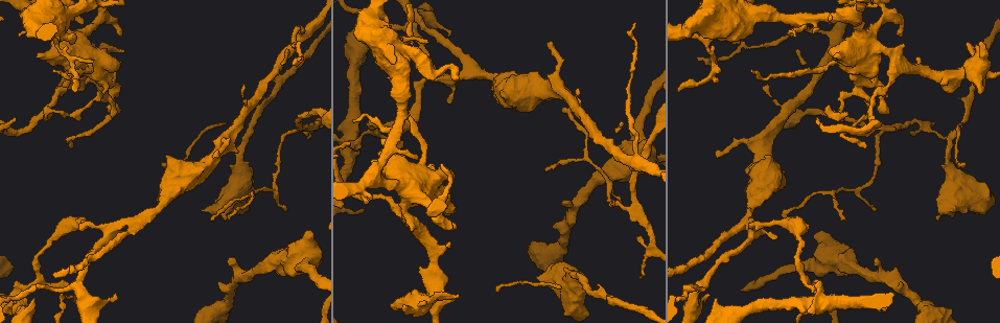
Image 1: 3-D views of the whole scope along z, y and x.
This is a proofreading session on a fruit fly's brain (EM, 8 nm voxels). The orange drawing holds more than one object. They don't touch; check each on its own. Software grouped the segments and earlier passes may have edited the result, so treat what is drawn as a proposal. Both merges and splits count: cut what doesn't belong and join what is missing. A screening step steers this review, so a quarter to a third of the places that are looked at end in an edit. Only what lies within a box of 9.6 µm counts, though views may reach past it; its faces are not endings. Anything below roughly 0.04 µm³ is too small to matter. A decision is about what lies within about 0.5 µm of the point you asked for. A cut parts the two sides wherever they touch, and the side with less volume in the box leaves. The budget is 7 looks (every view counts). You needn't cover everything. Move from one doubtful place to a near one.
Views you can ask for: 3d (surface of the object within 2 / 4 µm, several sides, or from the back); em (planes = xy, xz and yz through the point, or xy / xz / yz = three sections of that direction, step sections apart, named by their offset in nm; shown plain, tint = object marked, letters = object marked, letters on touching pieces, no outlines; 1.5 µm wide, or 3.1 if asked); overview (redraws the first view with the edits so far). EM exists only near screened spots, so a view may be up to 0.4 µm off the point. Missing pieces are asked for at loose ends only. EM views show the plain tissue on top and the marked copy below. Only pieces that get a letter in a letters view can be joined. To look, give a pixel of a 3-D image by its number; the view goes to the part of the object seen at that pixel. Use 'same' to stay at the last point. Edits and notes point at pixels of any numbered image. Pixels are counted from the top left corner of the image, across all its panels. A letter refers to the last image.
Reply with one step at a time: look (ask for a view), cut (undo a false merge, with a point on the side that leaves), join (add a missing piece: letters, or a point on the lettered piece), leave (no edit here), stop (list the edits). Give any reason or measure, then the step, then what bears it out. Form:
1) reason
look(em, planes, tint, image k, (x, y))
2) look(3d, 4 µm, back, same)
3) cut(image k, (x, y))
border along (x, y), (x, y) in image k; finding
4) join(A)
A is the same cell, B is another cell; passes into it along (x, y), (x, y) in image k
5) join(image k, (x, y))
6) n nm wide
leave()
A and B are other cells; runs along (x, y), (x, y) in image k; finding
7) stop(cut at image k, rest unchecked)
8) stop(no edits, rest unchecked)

sudden change in width
look(3d, 4 µm, image 1, (103, 18))

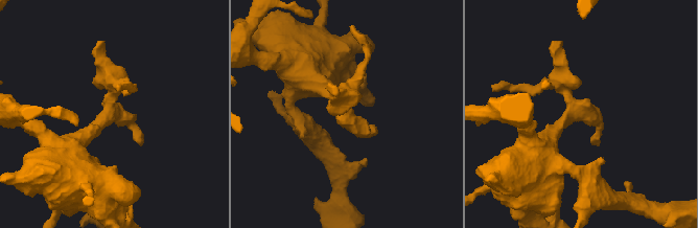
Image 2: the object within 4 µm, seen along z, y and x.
look(em, yz, step 4, tint, image 2, (110, 111))

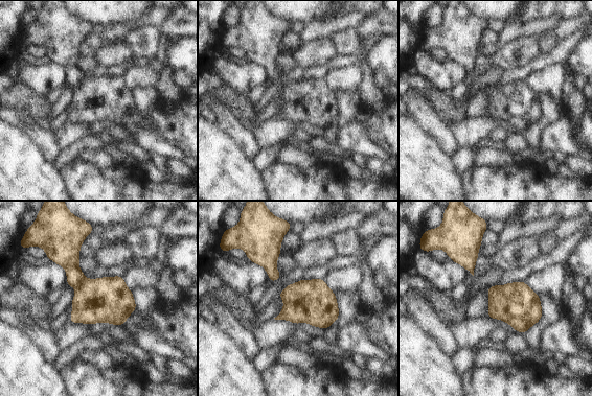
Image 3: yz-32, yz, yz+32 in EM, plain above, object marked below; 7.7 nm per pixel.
cut it another way
look(em, planes, letters, same)

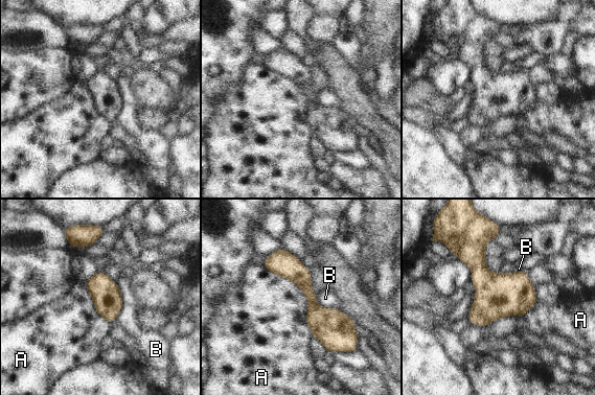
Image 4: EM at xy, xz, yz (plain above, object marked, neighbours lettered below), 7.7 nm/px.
leave()
A and B are other cells; border along (262, 265), (301, 289), (313, 335) in image 4; all the same neuron

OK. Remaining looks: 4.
free end
look(em, yz, step 8, tint, image 1, (91, 60))

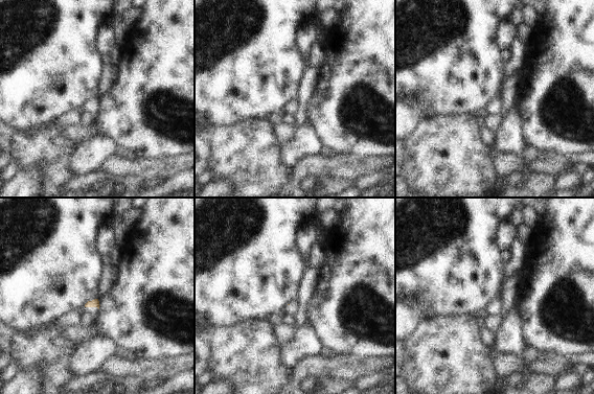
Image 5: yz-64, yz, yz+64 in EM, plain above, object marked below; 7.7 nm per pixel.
look(em, xy, step 4, letters, same)

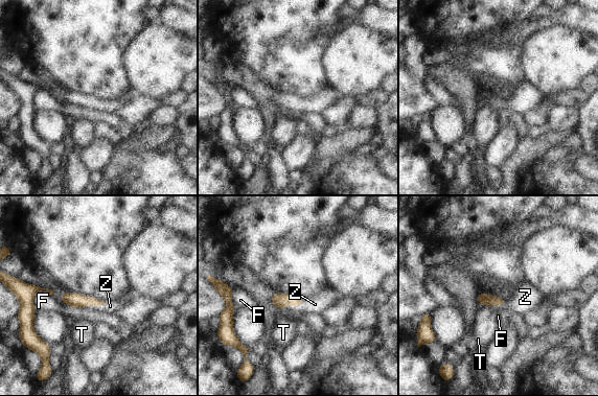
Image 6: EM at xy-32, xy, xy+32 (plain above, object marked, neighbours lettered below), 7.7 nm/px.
join(Z)
Z is the same cell, F and T are other cells; passes into it along (279, 300), (295, 304), (315, 304) in image 6; it goes on there

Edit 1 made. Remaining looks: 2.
closes a loop
look(3d, 4 µm, image 1, (859, 88))

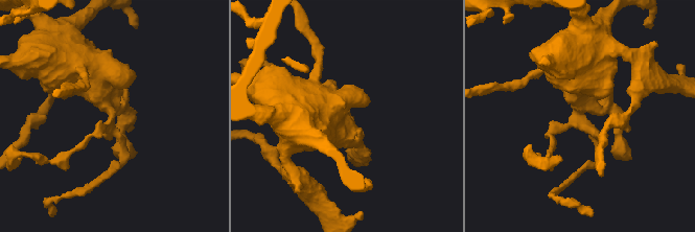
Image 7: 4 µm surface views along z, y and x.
look(em, planes, letters, image 7, (577, 118))

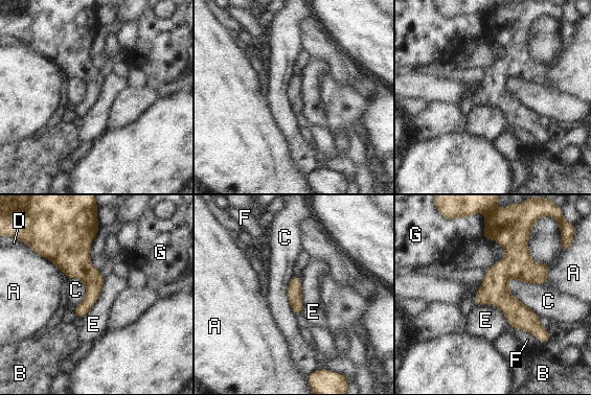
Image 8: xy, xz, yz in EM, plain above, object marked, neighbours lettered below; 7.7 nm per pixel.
leave()
A, B, C, D, E, F and G are other cells; border along (474, 303), (492, 303), (509, 324) in image 8; all the same neuron

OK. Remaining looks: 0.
stop(join at image 6, rest unchecked)

